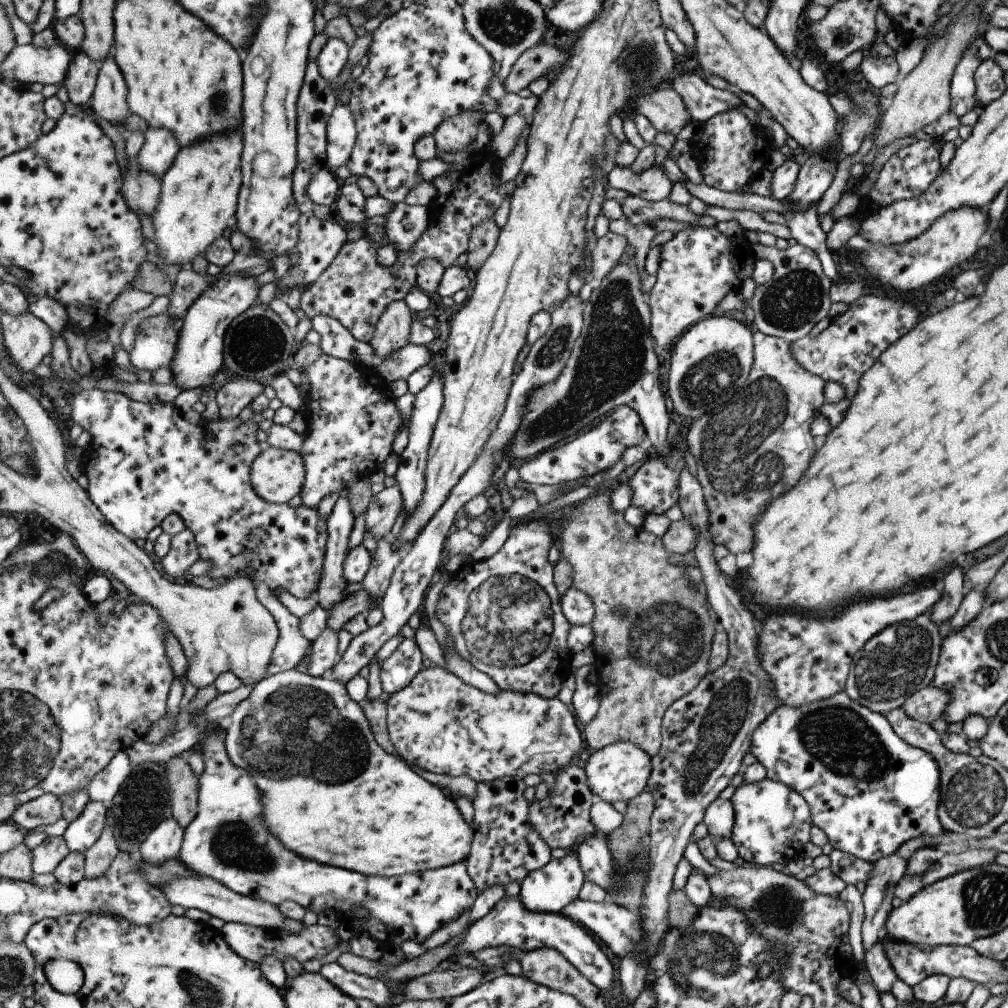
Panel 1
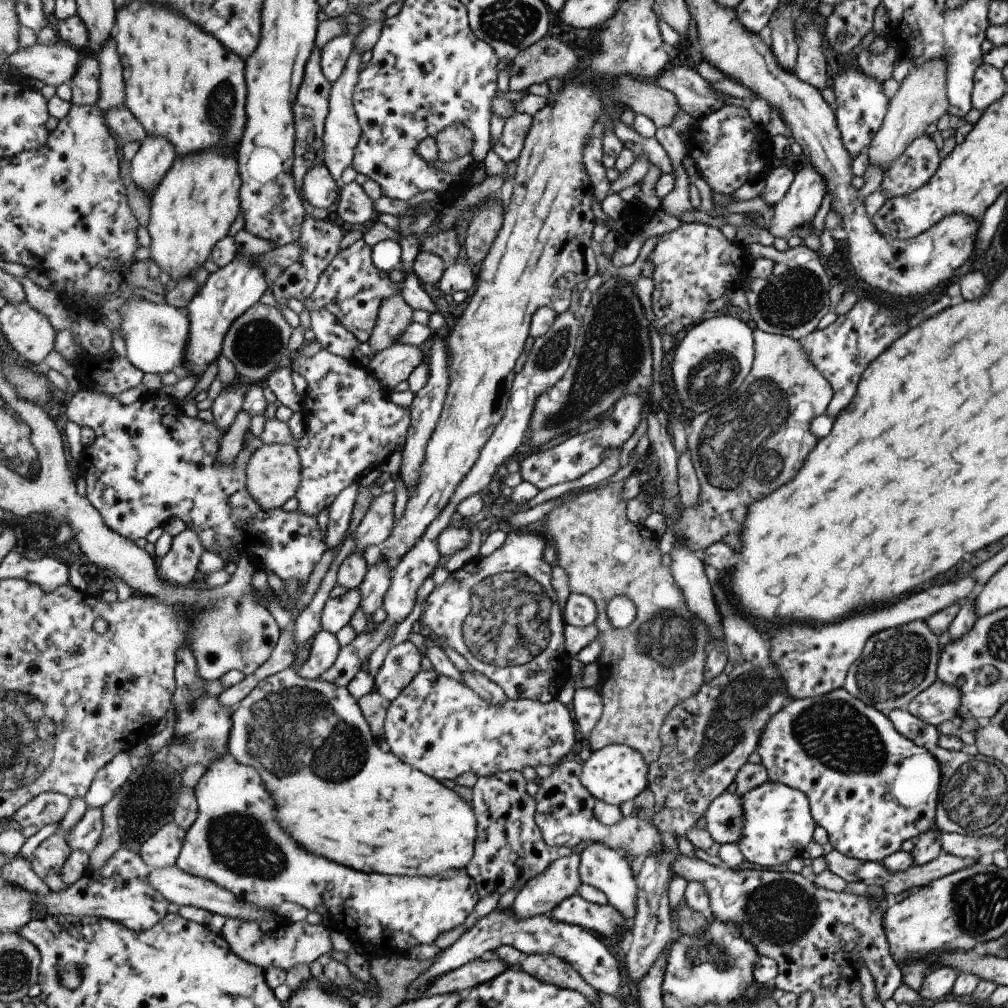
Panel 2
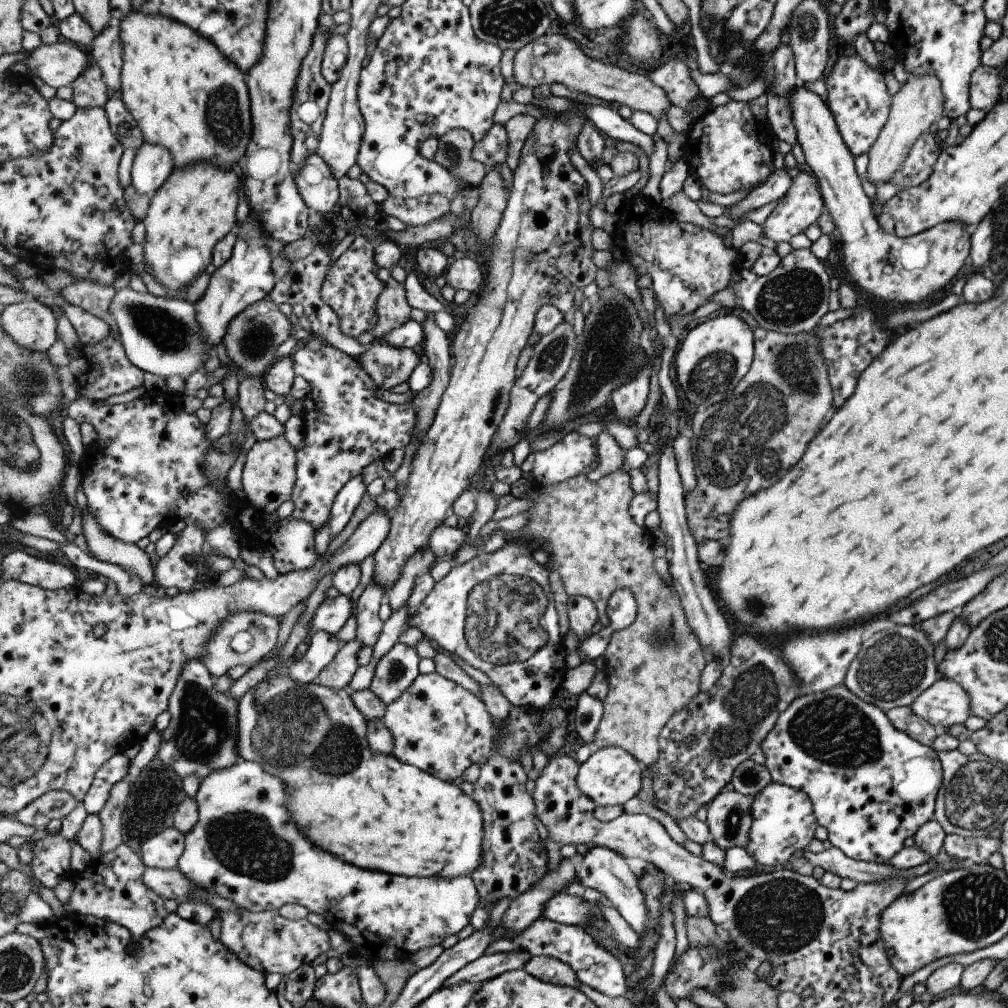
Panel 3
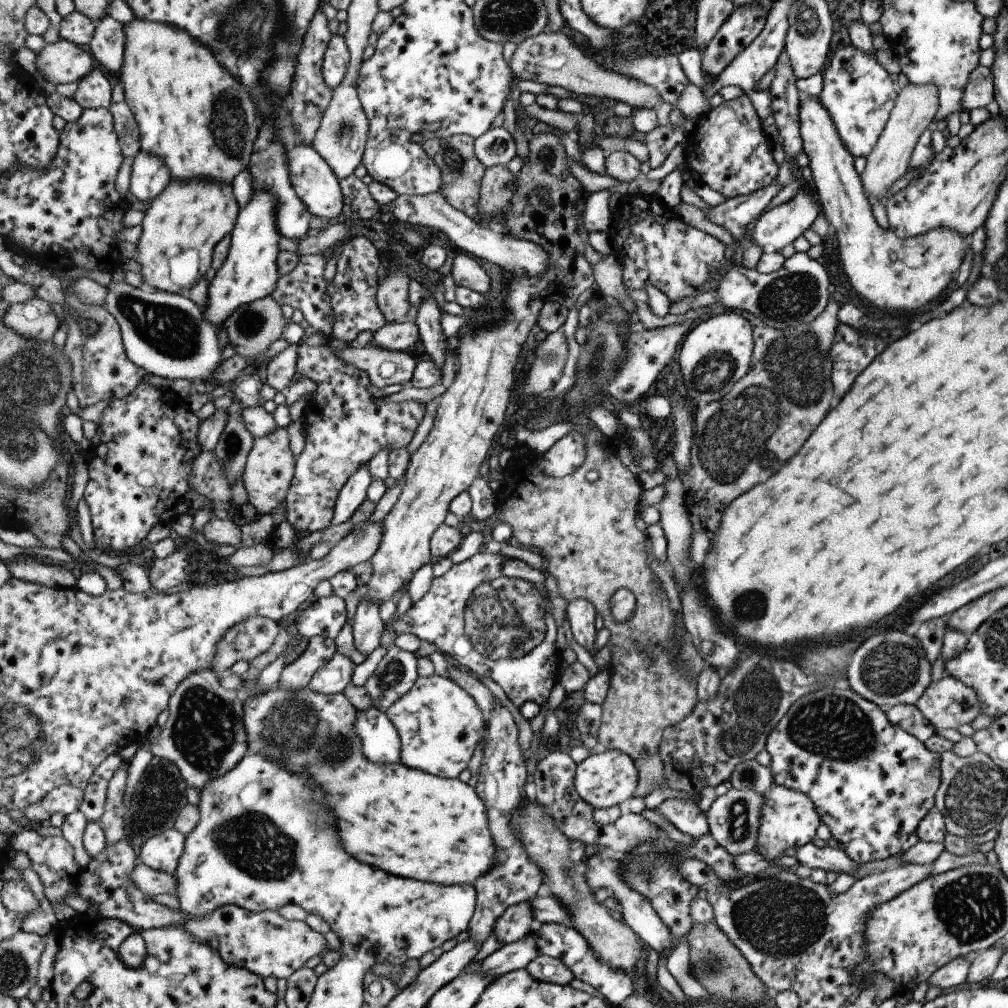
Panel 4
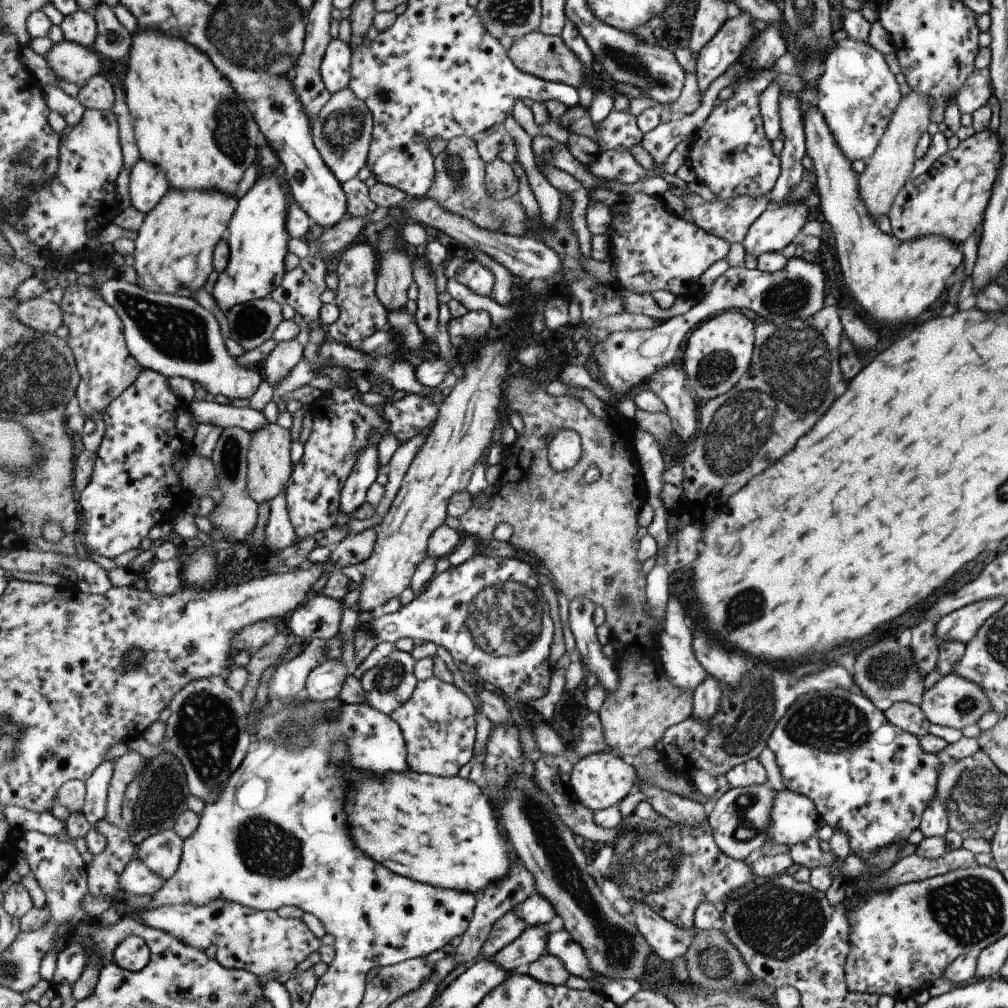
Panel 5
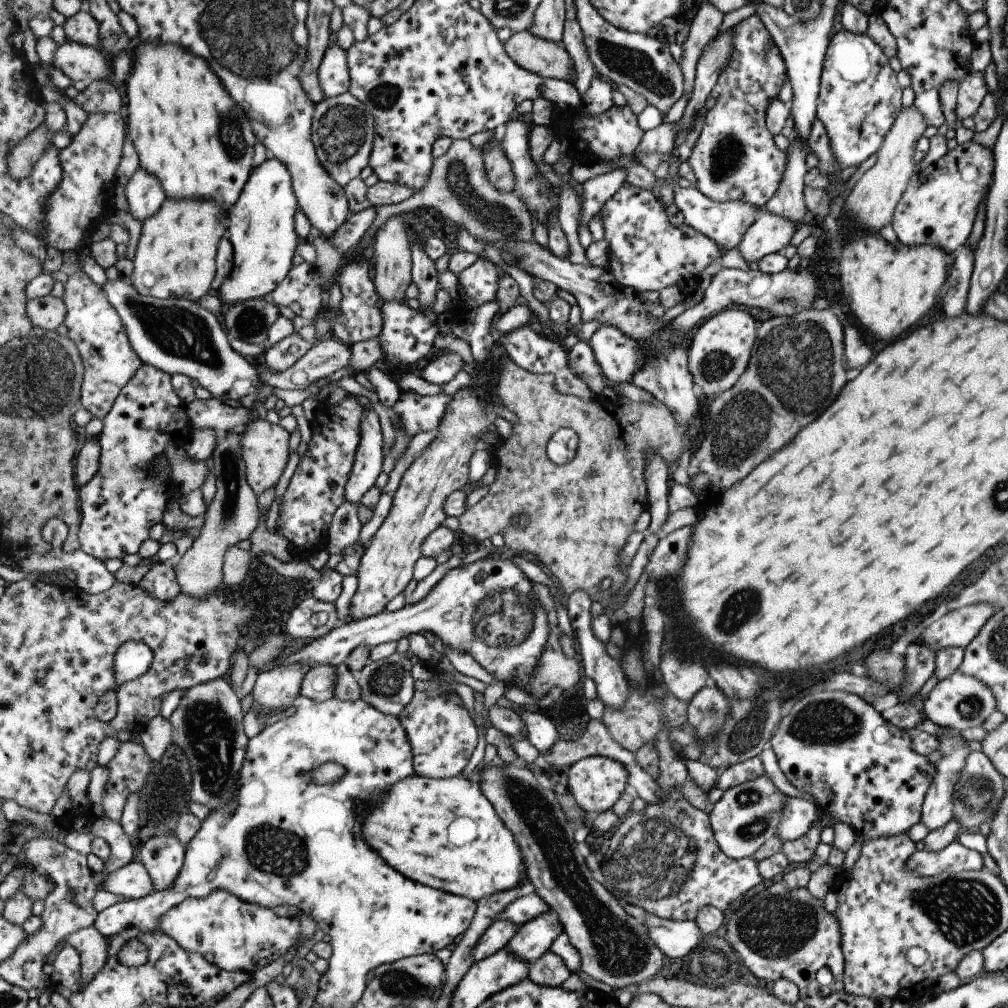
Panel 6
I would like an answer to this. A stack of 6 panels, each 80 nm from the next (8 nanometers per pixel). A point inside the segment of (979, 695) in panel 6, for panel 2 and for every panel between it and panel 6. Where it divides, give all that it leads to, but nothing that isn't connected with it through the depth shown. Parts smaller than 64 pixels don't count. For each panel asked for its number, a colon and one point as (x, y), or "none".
2: (938, 702)
3: (944, 703)
4: (947, 703)
5: (953, 702)

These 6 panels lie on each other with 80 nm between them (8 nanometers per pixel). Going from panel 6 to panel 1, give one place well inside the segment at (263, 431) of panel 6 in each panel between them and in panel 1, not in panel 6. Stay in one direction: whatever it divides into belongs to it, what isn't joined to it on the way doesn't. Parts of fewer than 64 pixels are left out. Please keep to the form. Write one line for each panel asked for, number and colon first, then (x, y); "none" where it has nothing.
1: (278, 475)
2: (274, 473)
3: (270, 473)
4: (270, 470)
5: (270, 468)

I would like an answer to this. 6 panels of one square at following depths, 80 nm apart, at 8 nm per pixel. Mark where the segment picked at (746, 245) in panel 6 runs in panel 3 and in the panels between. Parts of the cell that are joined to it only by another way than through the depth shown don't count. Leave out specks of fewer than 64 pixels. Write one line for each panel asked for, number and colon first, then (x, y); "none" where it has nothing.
3: (801, 206)
4: (779, 226)
5: (775, 228)

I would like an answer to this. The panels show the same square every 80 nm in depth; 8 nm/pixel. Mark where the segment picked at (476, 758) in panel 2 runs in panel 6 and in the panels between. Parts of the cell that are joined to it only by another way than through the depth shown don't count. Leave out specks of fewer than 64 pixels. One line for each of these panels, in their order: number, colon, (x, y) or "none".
3: (440, 727)
4: (441, 725)
5: (439, 722)
6: (440, 727)

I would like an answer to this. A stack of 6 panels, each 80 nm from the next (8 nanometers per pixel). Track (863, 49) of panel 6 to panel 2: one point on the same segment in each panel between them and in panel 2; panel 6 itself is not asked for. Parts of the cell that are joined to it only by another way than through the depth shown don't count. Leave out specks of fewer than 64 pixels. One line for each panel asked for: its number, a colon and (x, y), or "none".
2: (860, 106)
3: (856, 96)
4: (857, 94)
5: (856, 94)

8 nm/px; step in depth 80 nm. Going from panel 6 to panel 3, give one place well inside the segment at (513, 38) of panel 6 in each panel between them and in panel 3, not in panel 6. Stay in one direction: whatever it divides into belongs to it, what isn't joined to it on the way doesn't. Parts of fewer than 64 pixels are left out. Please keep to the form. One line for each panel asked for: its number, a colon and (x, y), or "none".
3: (552, 59)
4: (551, 58)
5: (548, 57)

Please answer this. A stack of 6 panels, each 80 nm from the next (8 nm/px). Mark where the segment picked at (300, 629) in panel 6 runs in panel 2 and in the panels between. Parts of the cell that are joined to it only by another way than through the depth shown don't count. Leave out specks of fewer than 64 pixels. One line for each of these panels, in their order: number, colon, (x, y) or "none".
2: (339, 611)
3: (332, 615)
4: (327, 616)
5: (320, 617)

